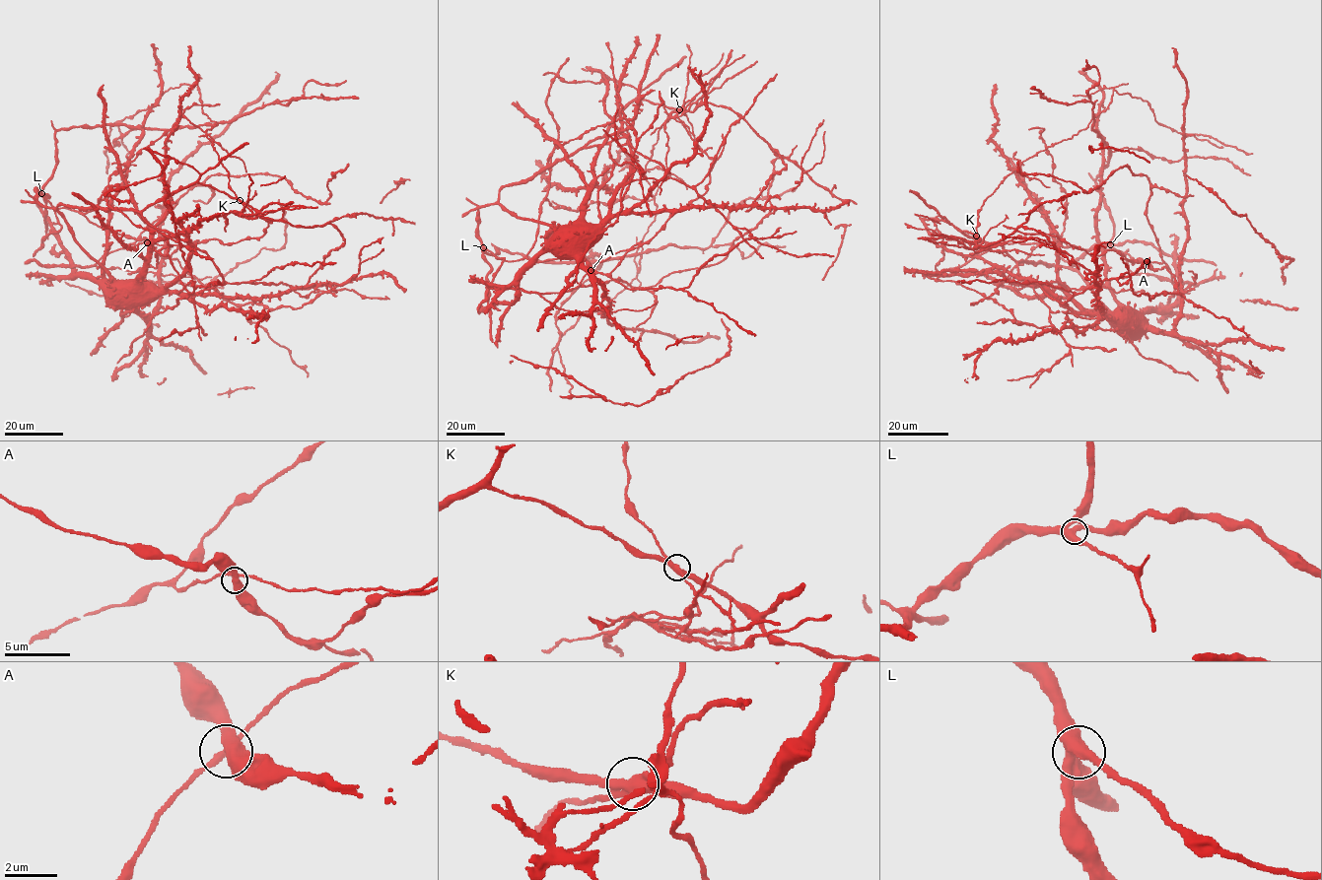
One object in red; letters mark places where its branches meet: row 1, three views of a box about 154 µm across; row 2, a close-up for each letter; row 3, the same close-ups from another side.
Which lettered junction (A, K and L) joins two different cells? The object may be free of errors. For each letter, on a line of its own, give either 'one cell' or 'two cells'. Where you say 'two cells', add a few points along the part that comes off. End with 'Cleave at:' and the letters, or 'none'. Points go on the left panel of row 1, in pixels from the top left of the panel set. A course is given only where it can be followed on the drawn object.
A: one cell
K: two cells; course (240, 200), (206, 137), (217, 124), (202, 112), (196, 81), (169, 89), (149, 108), (115, 122), (128, 158)
L: one cell
Cleave at: K

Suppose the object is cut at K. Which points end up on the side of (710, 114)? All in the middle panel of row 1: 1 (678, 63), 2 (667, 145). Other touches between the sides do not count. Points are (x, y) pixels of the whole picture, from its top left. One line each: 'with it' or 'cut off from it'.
1: with it
2: cut off from it

